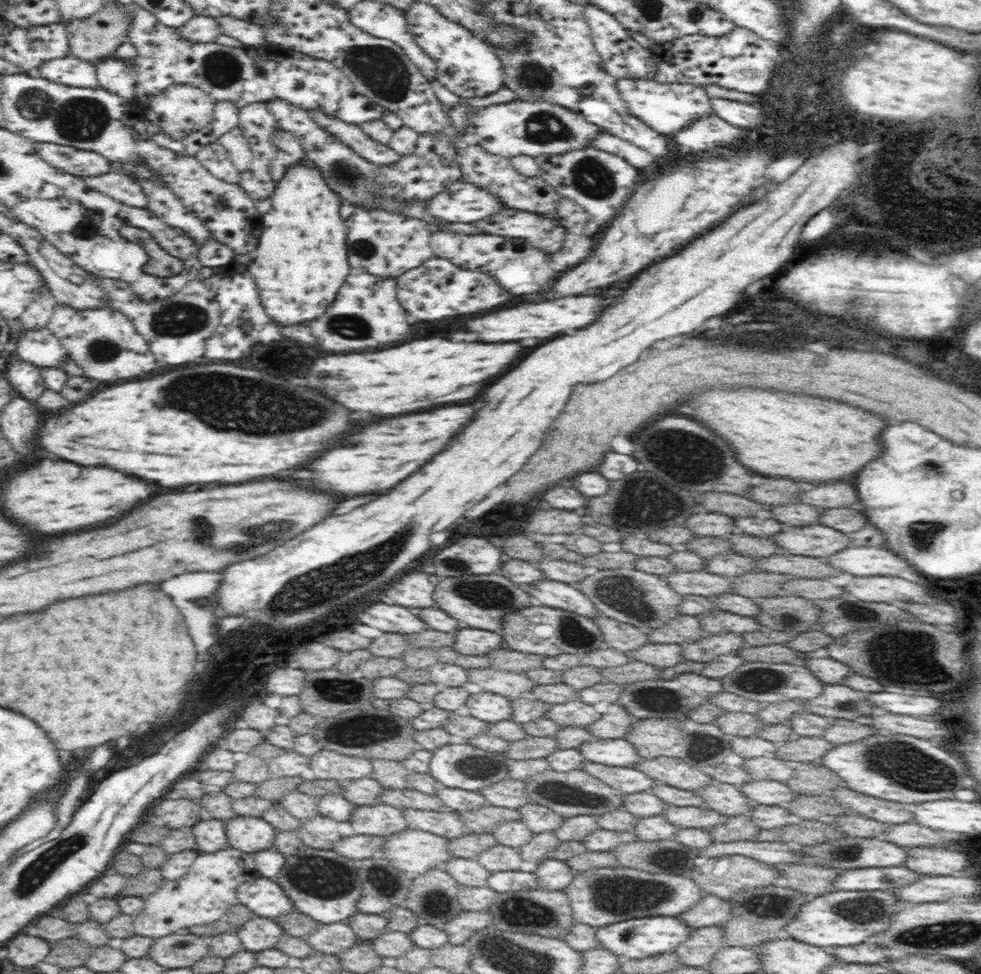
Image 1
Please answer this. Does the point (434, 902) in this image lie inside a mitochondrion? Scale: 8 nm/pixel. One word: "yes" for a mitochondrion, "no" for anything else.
yes

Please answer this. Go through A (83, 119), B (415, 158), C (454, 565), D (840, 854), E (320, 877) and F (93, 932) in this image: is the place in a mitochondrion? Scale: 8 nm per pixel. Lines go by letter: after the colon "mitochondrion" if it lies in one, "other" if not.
A: mitochondrion
B: other
C: mitochondrion
D: mitochondrion
E: mitochondrion
F: other

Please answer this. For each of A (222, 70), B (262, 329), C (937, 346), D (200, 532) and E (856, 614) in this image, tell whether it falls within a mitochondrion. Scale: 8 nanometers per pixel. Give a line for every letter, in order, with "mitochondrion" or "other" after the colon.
A: mitochondrion
B: other
C: other
D: mitochondrion
E: mitochondrion

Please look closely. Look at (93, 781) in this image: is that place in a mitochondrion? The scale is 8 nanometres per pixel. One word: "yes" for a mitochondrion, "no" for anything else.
no

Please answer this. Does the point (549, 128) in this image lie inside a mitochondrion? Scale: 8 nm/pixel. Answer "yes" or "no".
yes

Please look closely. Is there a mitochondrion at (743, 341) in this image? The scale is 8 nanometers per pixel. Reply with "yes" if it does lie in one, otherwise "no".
no

